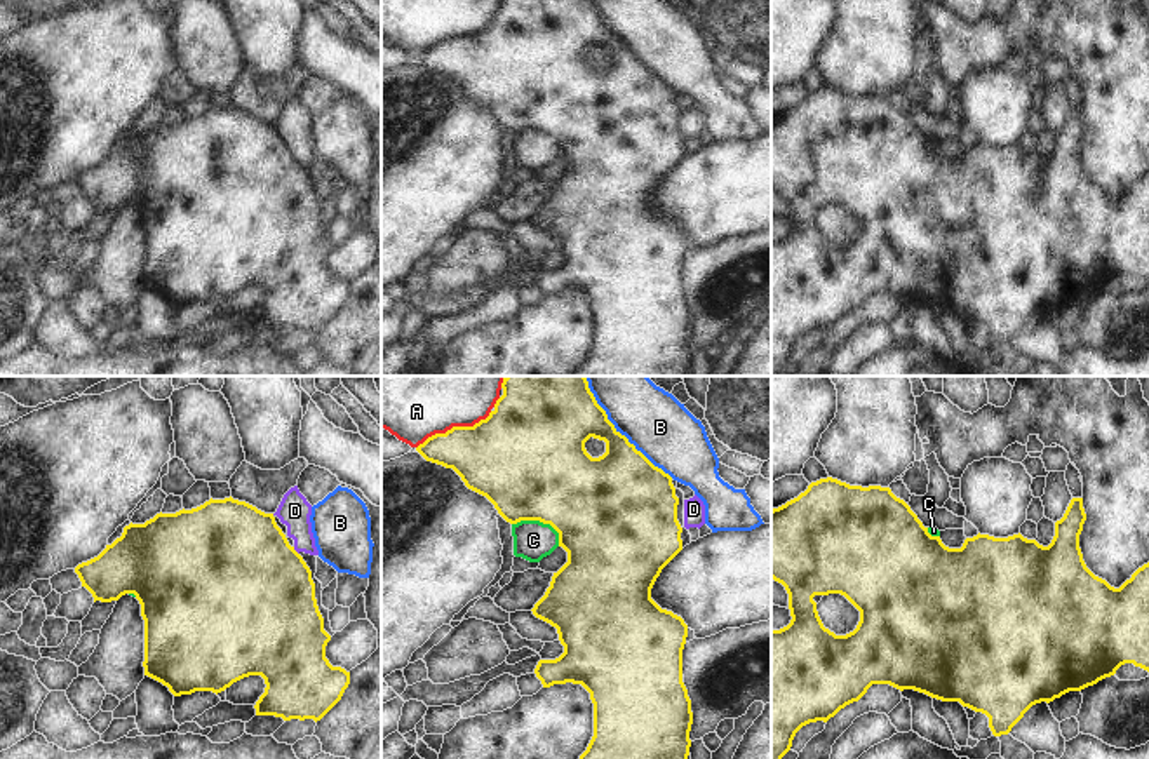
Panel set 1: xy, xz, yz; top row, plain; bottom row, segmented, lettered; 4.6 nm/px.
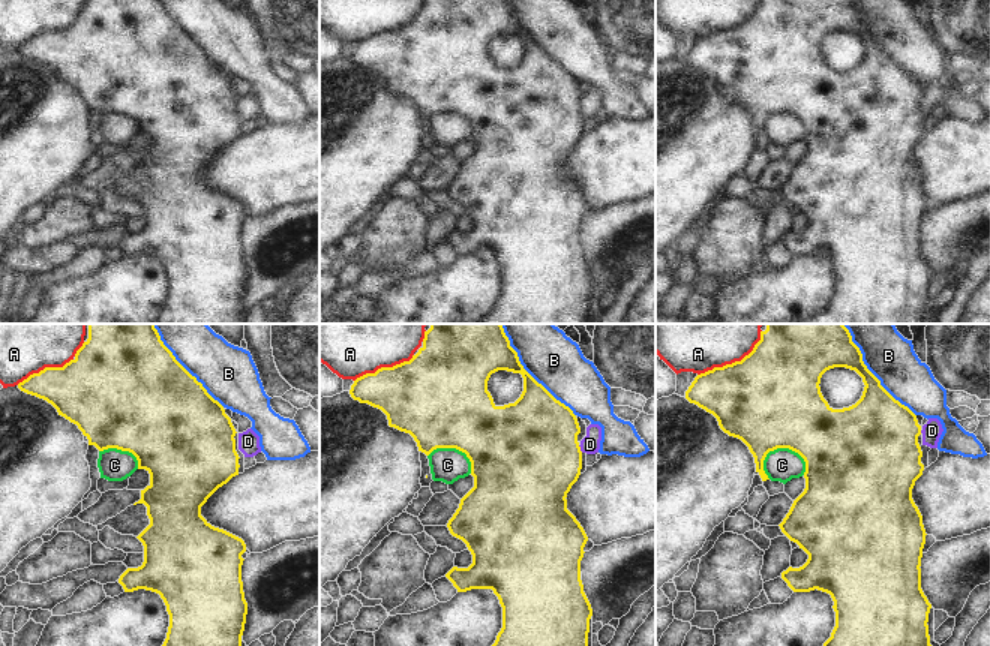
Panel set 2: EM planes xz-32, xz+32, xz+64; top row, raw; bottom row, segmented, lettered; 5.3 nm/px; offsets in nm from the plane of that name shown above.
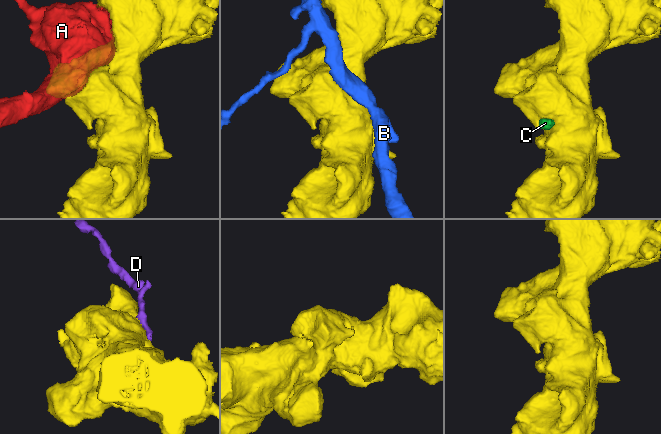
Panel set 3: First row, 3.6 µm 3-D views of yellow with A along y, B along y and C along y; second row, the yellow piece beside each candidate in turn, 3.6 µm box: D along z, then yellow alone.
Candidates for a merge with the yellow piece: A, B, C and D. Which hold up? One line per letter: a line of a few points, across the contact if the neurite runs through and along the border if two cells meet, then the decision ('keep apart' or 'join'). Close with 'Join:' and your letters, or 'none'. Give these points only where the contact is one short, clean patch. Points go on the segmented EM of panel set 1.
A: keep apart
B: keep apart
C: keep apart
D: line xy (293, 547), (298, 554); keep apart
Join: none

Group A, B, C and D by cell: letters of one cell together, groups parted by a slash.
A / B / C / D

